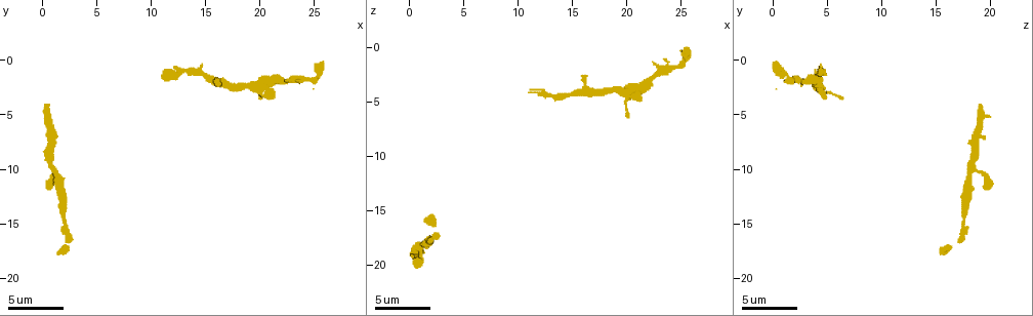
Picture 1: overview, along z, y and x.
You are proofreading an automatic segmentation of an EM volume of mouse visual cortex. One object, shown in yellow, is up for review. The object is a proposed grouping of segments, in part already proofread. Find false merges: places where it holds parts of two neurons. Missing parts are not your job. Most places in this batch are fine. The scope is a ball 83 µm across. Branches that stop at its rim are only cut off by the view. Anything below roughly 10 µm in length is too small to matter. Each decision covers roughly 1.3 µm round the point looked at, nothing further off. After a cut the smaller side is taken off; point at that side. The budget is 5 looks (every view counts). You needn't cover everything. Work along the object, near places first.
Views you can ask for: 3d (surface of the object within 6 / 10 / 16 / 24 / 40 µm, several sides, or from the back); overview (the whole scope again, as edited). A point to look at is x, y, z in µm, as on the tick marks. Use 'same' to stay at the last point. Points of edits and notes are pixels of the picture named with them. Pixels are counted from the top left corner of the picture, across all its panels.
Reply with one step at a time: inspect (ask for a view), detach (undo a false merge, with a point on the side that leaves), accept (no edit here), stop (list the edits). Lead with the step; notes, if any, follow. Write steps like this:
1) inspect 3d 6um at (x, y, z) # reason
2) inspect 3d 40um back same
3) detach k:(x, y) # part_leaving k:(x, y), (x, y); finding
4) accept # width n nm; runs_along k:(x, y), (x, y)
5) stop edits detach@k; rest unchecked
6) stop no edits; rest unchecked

inspect 3d 10um at (19.0, 2.2, 4.0) # calibre changes

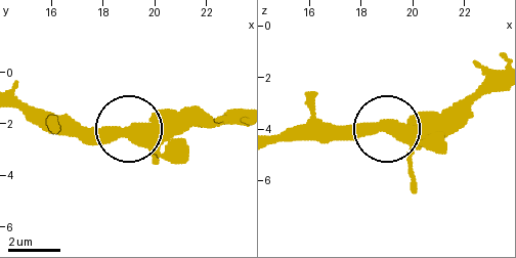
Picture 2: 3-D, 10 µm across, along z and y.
inspect 3d 6um at (19.1, 2.3, 3.9)

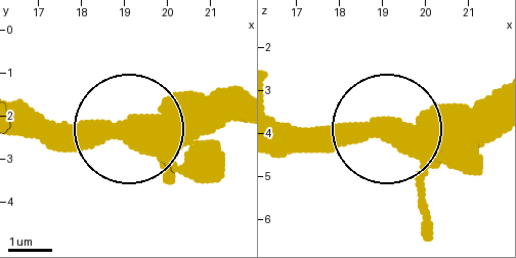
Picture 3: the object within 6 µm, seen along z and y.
accept # runs_along 3:(17, 101), (61, 123), (238, 123); one neuron here

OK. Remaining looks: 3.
inspect 3d 10um at (11.2, 1.6, 4.2)

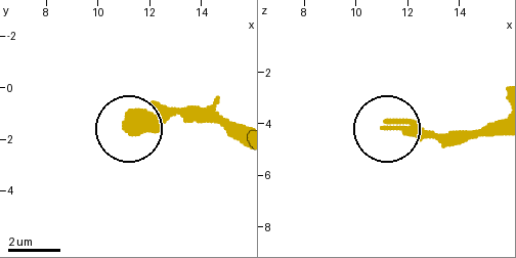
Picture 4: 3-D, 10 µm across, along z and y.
inspect 3d 10um back at (11.1, 1.5, 4.2)

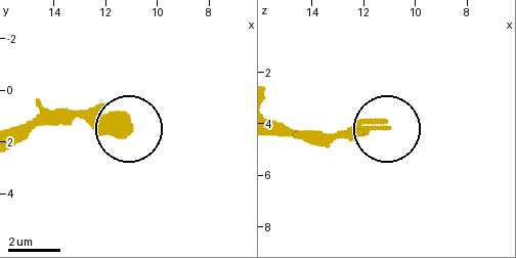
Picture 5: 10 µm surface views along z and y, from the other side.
accept # width 360 nm; continuous, no second neuron

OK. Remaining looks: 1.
stop no edits; rest unchecked

